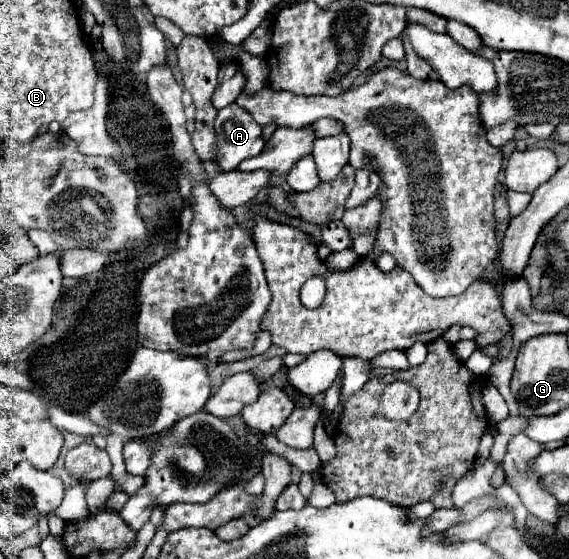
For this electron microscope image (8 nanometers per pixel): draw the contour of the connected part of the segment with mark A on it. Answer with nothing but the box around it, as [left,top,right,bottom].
[215,104,265,172]

